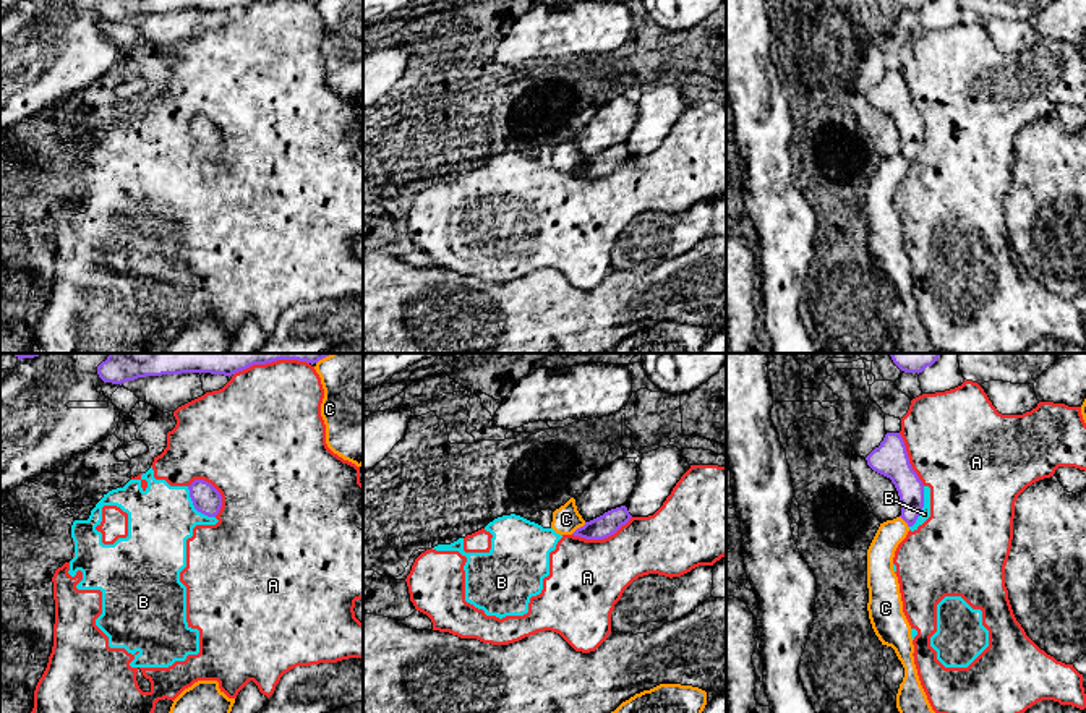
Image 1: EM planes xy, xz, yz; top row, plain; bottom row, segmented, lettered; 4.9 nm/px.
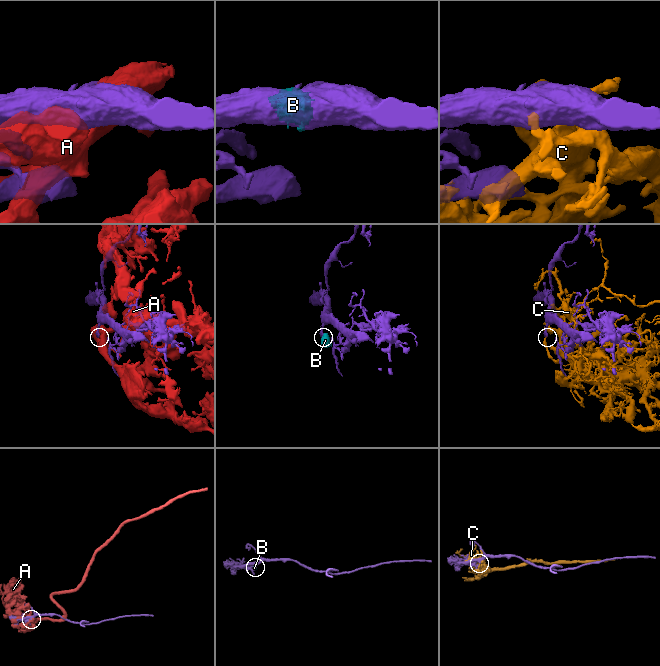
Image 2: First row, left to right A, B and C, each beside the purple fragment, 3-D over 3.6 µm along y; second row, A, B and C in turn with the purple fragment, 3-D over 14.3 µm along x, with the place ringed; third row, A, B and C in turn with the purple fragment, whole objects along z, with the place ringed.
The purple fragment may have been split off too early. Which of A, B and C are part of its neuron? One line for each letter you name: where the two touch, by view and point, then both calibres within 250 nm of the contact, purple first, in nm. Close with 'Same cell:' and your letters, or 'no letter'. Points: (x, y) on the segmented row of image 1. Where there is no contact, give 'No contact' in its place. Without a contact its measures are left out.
Same cell: no letter

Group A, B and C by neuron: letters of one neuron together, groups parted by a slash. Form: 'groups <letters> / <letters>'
groups A B / C

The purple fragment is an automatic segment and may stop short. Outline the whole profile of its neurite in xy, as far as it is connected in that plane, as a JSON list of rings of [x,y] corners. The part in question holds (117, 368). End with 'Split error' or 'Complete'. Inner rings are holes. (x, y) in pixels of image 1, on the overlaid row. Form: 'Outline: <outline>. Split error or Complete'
Outline: [[[107,353],[97,366],[104,382],[123,384],[146,376],[211,373],[232,376],[277,360],[318,363],[332,353]]]. Complete

